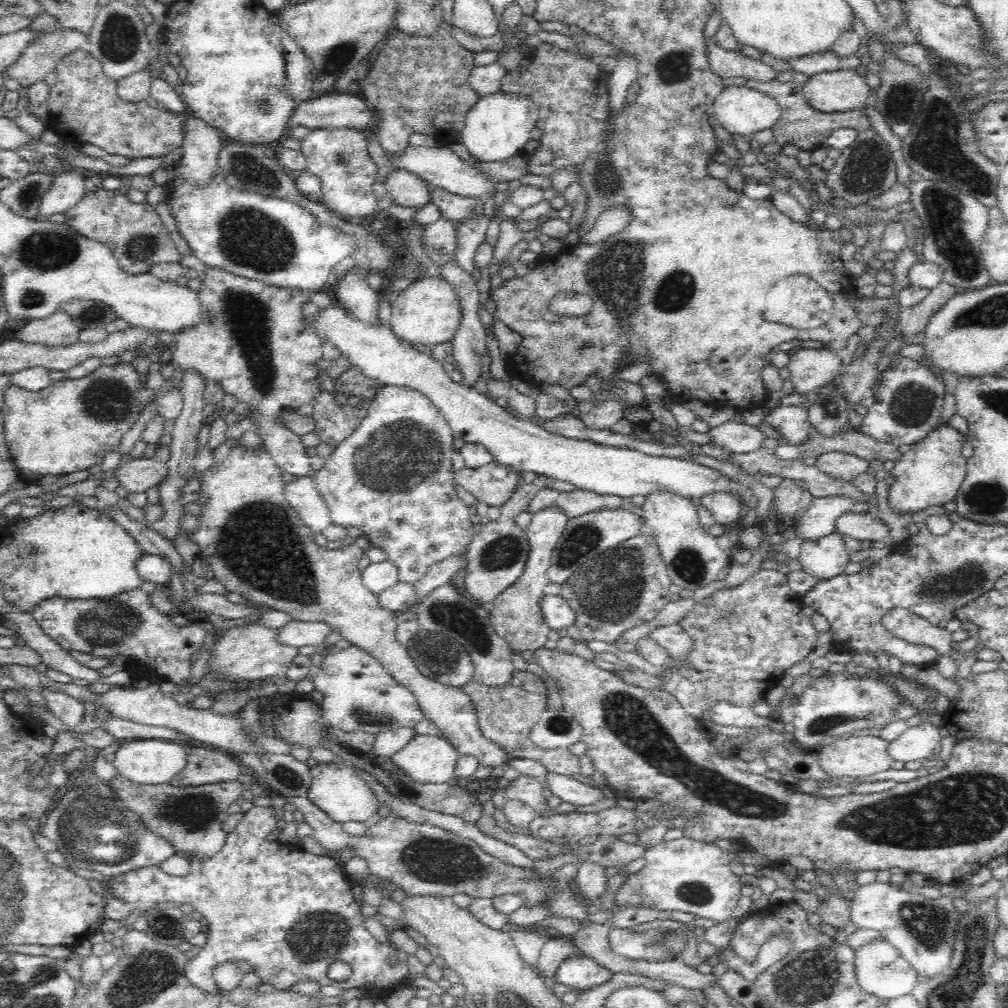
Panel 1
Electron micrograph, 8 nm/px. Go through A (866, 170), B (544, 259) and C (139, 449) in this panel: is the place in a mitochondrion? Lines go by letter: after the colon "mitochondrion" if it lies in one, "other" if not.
A: mitochondrion
B: other
C: other

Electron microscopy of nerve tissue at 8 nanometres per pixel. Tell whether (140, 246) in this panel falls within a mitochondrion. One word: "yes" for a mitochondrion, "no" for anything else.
yes

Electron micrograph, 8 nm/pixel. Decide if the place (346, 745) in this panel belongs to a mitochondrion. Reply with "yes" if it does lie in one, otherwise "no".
yes

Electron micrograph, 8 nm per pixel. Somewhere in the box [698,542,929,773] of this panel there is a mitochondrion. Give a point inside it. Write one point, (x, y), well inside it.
(826, 722)

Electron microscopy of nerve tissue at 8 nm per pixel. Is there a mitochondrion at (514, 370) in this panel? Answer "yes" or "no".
no

